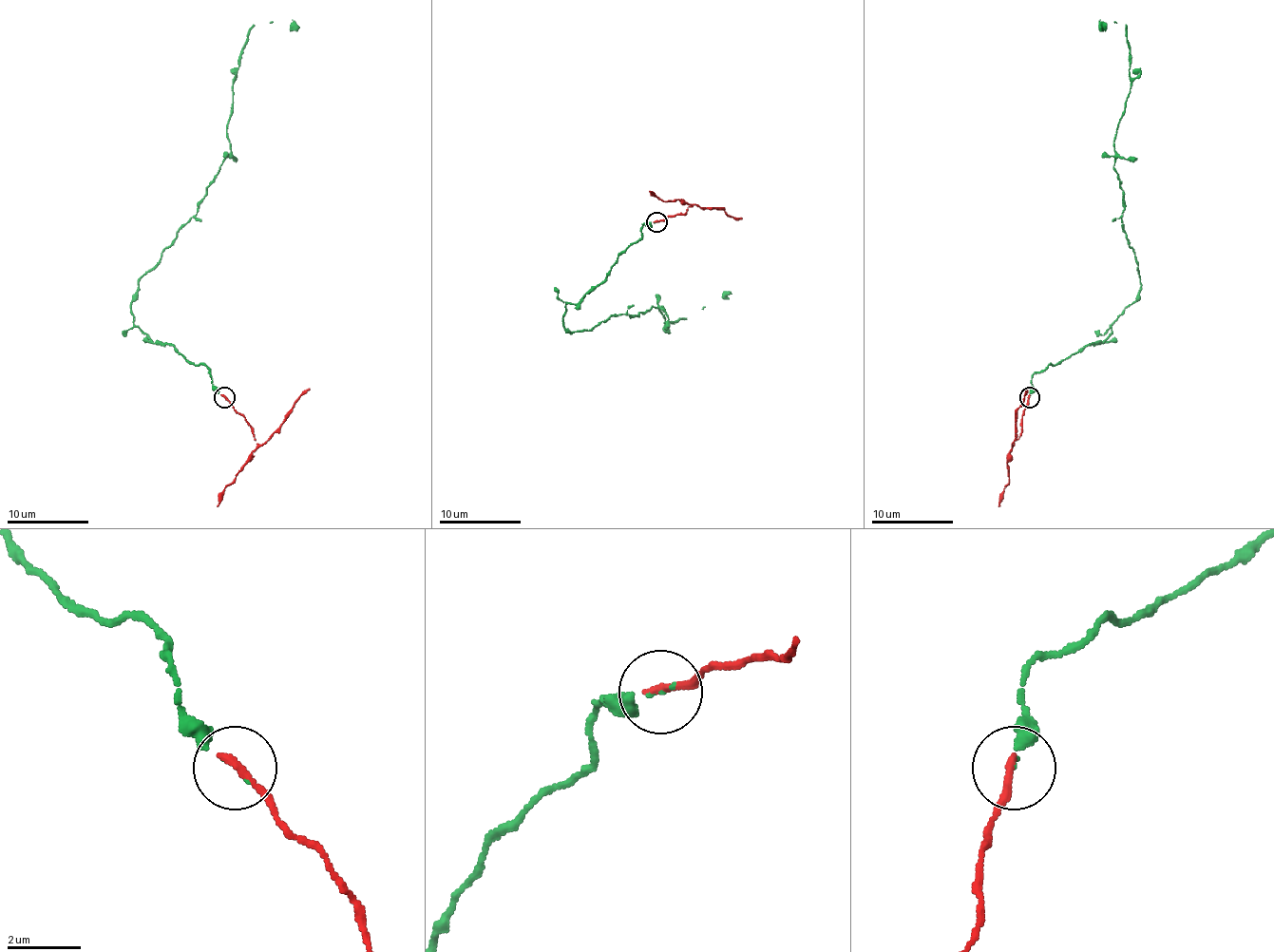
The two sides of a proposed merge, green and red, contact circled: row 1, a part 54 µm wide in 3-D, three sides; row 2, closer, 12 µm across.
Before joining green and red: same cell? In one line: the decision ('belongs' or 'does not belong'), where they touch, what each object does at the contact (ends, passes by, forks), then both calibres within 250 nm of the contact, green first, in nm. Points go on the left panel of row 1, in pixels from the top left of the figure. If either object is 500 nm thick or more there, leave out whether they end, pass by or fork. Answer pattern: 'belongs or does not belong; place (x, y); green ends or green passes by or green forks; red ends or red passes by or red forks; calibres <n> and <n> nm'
belongs; place (224, 397); green ends; red ends; calibres 80 and 240 nm

